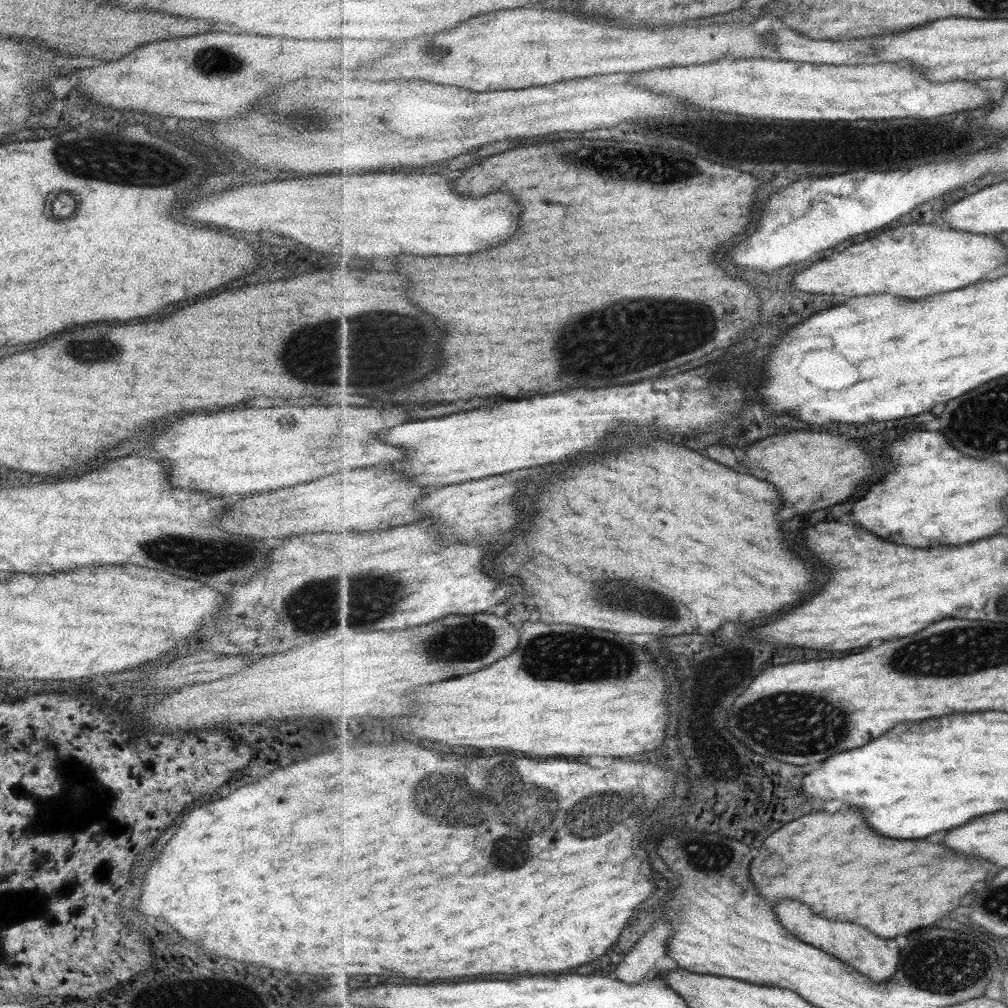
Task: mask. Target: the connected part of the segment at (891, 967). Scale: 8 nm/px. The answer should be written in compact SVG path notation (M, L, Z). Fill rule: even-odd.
M783 900L775 906L775 912L779 914L779 920L783 922L783 926L787 926L787 930L791 930L791 934L795 934L797 938L803 938L803 942L811 942L813 946L819 946L821 950L827 950L827 953L835 955L837 958L843 958L843 961L871 977L873 981L882 983L898 974L901 954L899 954L899 944L895 940L879 938L877 934L869 932L867 928L863 928L859 924L825 920L799 900Z

